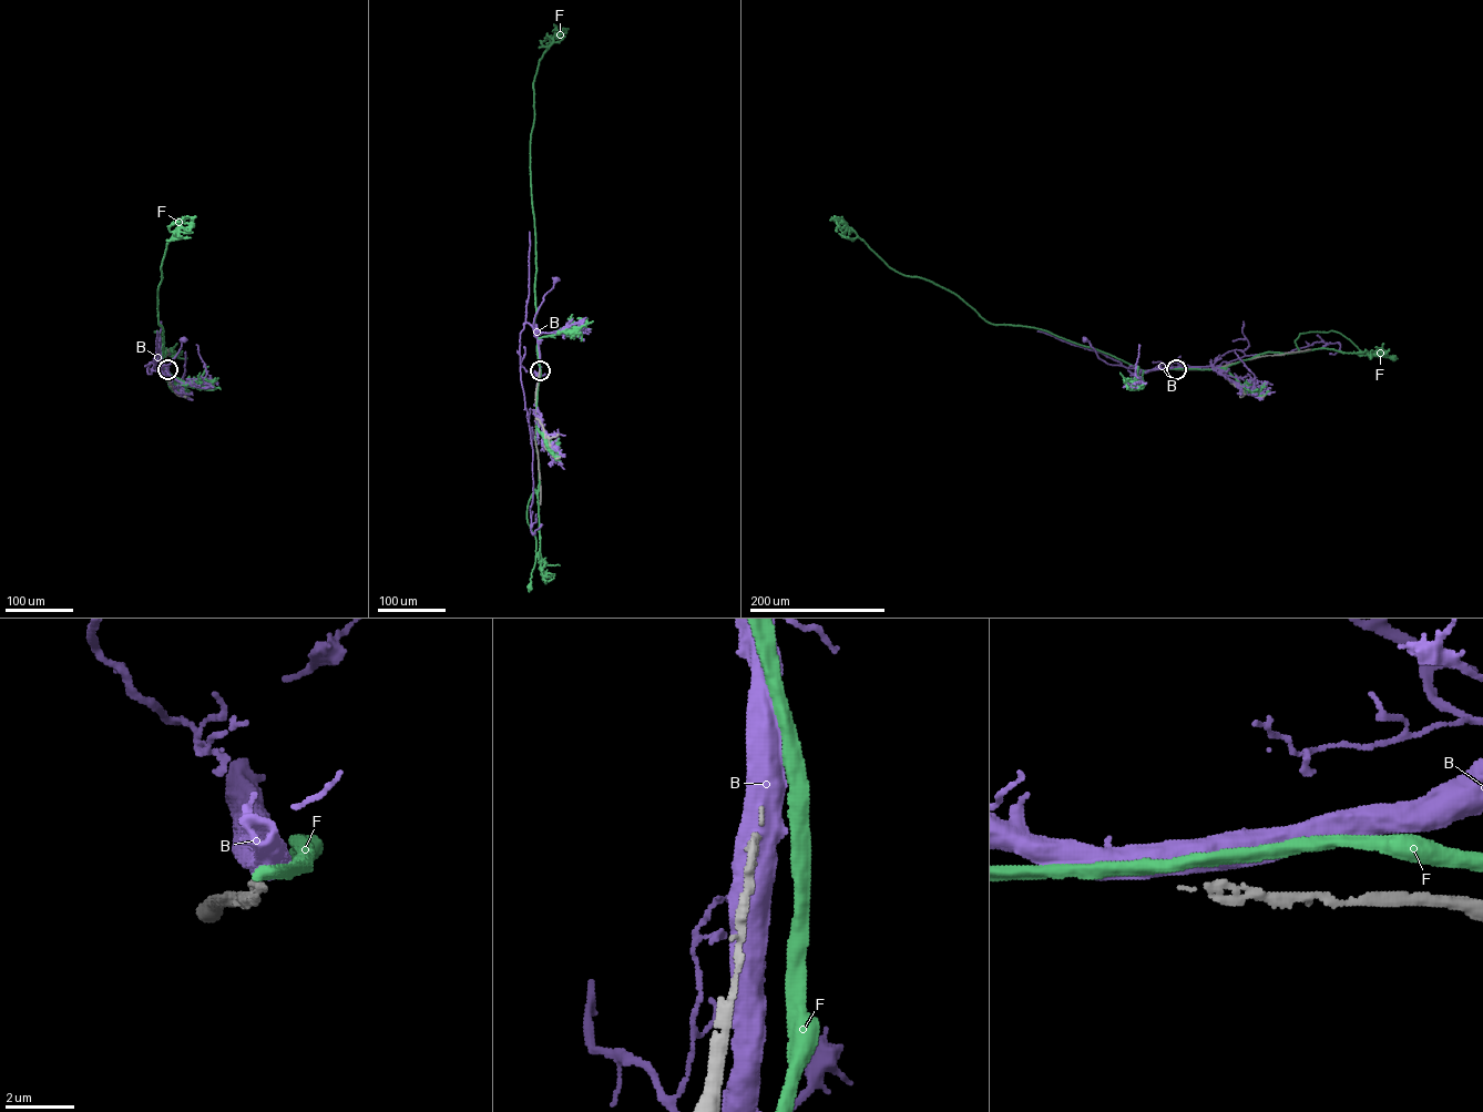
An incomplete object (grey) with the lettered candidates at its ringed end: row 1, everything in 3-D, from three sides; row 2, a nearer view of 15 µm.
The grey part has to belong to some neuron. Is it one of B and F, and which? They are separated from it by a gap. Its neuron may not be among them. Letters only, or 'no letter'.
no letter

